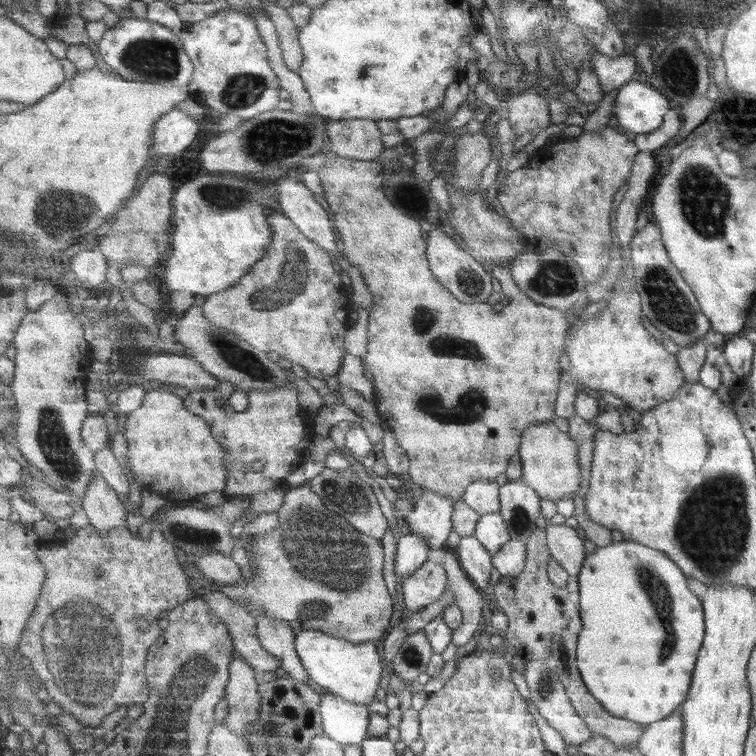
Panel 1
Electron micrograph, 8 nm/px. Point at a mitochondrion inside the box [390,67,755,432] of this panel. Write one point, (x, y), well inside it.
(704, 197)

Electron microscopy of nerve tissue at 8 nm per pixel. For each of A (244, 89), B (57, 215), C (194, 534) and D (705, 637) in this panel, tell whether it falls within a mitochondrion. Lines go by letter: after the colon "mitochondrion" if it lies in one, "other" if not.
A: mitochondrion
B: mitochondrion
C: mitochondrion
D: other

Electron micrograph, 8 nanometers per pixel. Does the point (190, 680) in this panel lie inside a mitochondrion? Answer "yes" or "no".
yes

